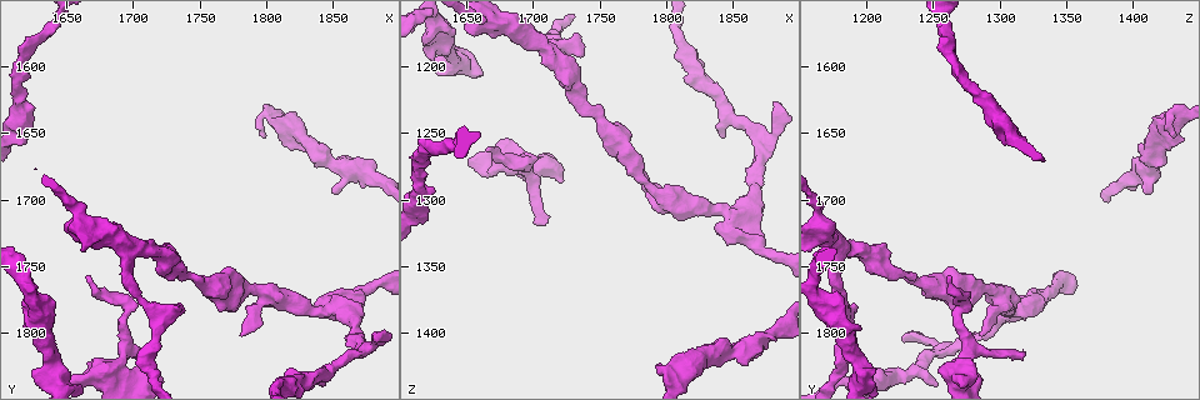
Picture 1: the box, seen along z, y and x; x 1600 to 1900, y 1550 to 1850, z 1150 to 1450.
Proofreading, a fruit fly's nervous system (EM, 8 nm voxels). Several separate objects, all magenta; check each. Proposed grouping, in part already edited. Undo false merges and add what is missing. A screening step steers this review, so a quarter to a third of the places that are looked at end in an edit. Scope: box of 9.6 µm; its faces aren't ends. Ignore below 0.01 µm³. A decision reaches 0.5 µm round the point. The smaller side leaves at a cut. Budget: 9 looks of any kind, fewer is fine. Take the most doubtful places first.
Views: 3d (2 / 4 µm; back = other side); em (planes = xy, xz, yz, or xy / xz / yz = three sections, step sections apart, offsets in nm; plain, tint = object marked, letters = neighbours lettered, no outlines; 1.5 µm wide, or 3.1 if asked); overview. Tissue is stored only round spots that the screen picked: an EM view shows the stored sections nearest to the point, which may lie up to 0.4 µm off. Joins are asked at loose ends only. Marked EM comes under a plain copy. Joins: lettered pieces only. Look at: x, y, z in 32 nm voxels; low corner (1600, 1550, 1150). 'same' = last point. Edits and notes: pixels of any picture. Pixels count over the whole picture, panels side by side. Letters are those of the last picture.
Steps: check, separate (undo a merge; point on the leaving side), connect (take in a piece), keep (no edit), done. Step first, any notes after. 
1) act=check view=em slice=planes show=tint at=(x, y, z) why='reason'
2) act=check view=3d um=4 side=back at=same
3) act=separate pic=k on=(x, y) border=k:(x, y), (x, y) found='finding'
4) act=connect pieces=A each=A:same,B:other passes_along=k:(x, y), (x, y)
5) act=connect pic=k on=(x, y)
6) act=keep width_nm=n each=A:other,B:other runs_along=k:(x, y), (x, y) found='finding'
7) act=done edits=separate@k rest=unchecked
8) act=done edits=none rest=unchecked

act=check view=em slice=planes show=letters at=(1664, 1758, 1262)

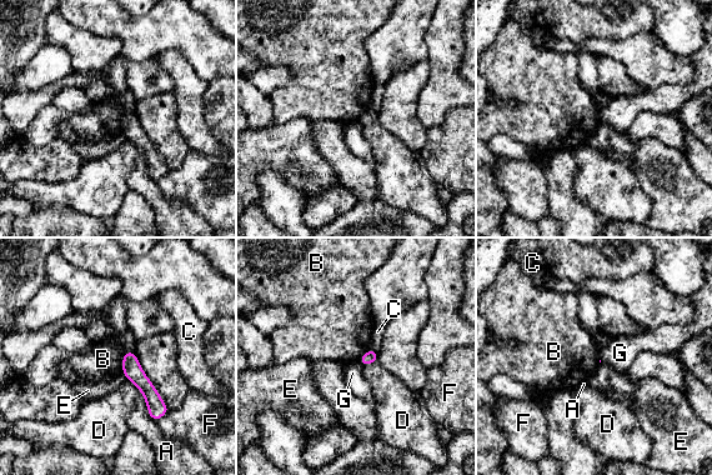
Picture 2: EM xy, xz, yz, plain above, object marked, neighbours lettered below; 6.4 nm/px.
act=keep each=A:other,B:other,C:other,D:other,E:other,F:other,G:other found='none of them fits'

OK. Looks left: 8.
act=check view=em slice=planes show=letters at=(1722, 1836, 1286) why='an open end'

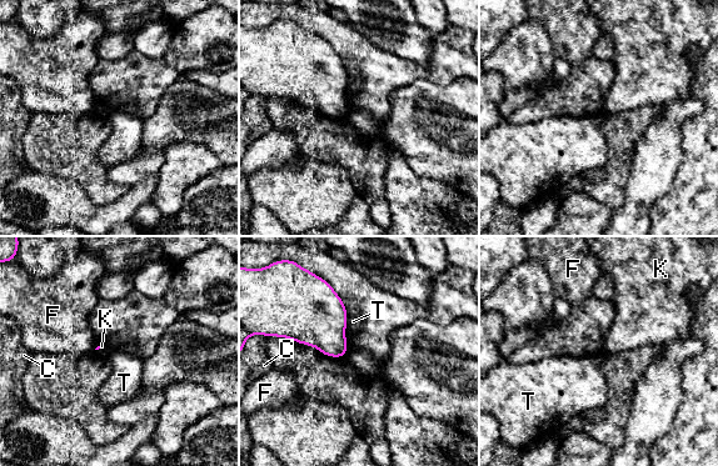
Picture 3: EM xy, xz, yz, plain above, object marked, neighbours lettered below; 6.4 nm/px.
act=keep each=C:other,F:other,K:other,T:other border=3:(343, 304), (347, 311), (345, 331) found='none of them fits'

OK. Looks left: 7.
act=check view=3d um=2 at=(1798, 1654, 1432) why='free end'

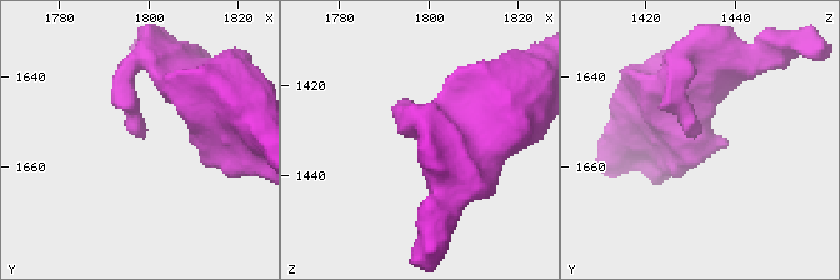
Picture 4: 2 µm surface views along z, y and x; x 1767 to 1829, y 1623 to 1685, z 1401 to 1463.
act=check view=em slice=planes show=letters at=(1799, 1653, 1431) why='now the EM'

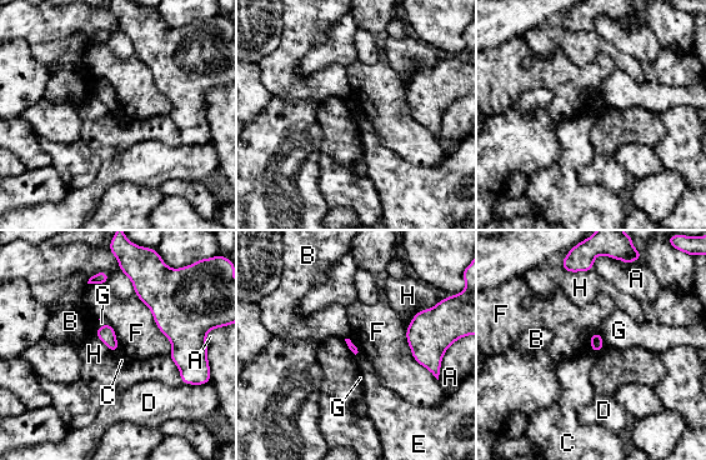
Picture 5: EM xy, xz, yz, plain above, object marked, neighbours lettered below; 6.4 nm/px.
act=keep each=A:other,B:other,C:other,D:other,E:other,F:other,G:other,H:other border=5:(134, 294), (169, 340), (169, 354) found='no lettered piece goes on from it'

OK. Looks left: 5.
act=check view=em slice=planes show=letters at=(1780, 1800, 1284) why='branch stops here'

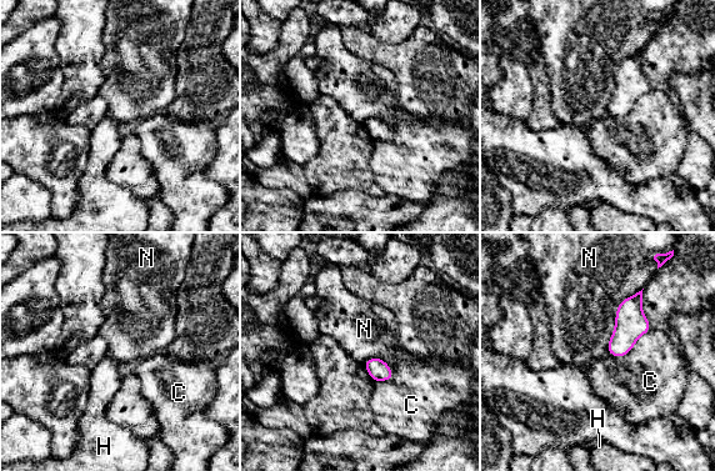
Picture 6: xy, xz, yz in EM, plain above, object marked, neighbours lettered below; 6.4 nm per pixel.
act=keep each=C:other,H:other,N:other border=6:(643, 287), (618, 305), (606, 351) found='no lettered piece goes on from it'

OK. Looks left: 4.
act=done edits=none rest=unchecked

